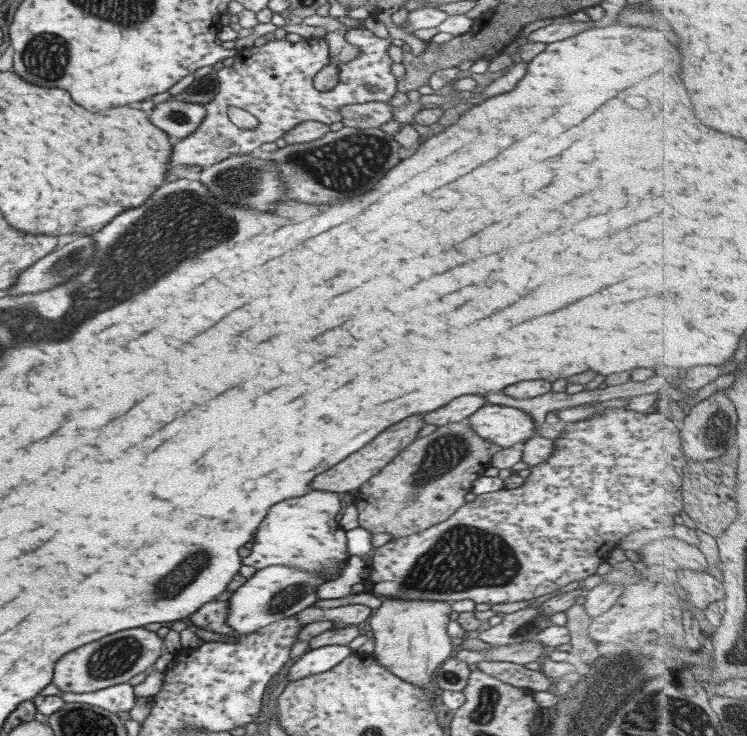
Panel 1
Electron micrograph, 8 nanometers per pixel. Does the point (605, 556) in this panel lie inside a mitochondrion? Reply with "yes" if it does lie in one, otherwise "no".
no

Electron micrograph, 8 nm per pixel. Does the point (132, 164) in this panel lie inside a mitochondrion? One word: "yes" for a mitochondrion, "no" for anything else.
no

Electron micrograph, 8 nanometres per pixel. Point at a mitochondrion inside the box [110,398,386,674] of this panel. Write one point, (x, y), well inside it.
(166, 588)

